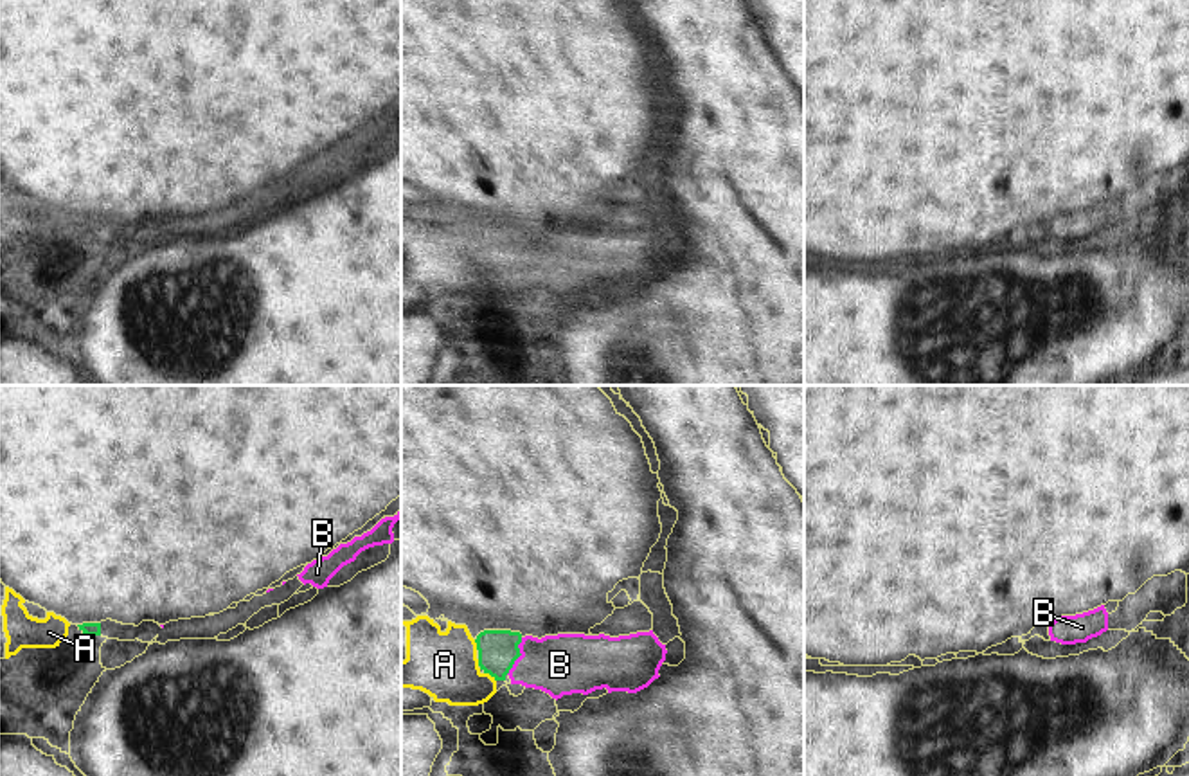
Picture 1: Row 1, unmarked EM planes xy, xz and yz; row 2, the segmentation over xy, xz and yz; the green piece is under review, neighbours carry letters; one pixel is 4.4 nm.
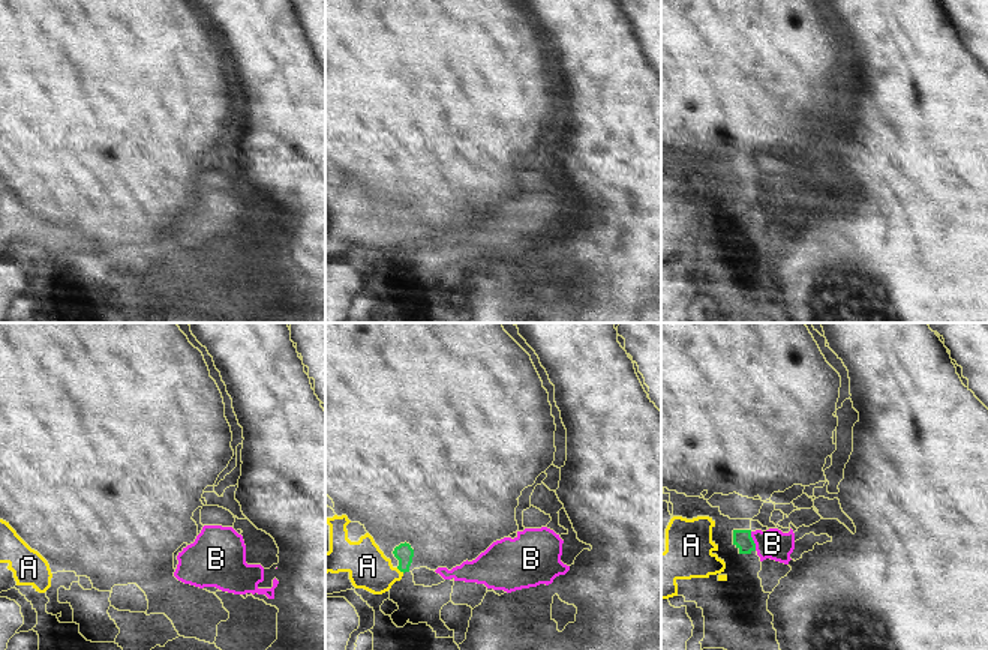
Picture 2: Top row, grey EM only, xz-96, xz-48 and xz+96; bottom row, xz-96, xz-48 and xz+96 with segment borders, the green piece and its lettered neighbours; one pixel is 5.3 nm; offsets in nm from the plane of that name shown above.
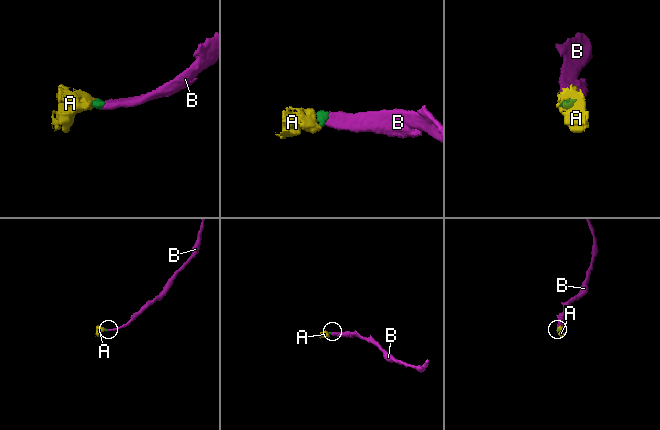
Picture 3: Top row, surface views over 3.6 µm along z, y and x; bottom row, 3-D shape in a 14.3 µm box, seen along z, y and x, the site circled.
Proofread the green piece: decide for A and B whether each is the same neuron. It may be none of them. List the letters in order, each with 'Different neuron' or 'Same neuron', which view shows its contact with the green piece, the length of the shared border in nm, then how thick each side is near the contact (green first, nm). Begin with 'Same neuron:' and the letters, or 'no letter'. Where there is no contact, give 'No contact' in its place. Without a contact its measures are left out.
Same neuron: A, B
A: Same neuron. Touches green in xz. Shared border 70 nm. Thickness 180 nm (green) against 300 nm
B: Same neuron. Touches green in xz. Shared border 180 nm. Thickness 180 nm (green) against 280 nm.

